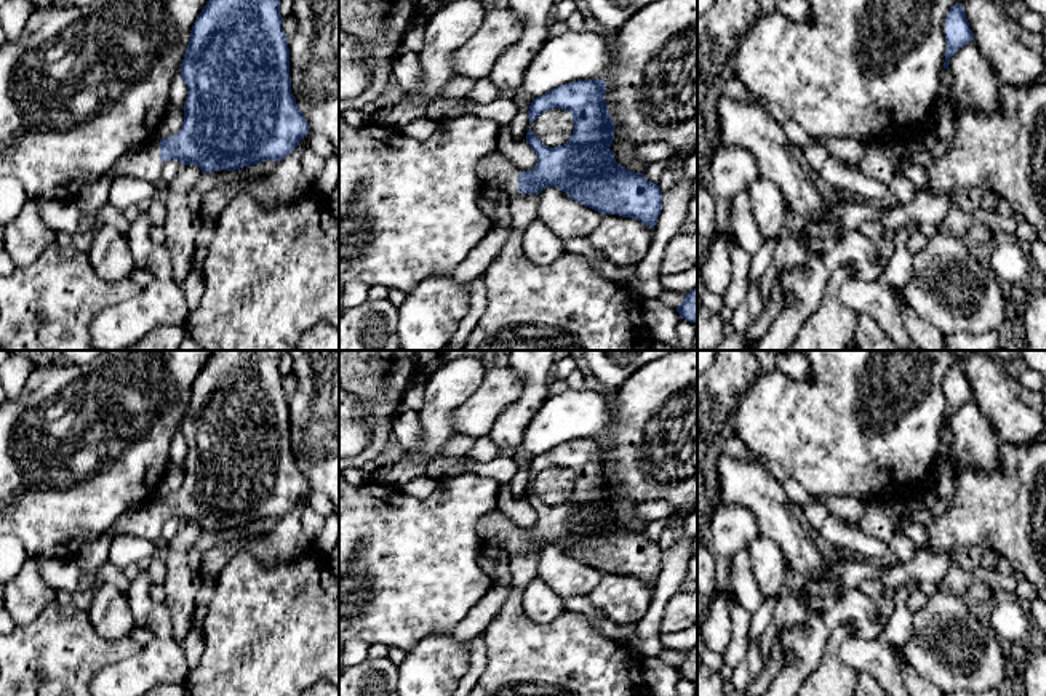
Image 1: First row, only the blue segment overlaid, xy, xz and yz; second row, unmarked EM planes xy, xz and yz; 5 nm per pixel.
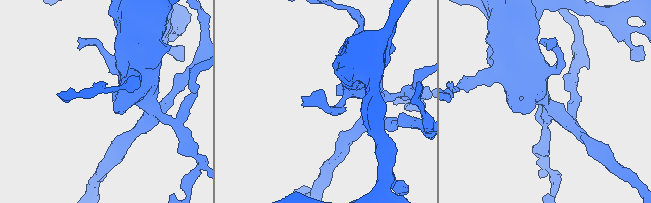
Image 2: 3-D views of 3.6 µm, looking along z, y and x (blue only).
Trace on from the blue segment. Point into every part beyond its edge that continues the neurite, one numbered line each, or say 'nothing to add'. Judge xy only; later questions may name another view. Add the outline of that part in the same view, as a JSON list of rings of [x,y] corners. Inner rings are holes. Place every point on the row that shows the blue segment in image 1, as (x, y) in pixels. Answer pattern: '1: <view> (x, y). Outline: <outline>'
1: xy (143, 162). Outline: [[[160,138],[134,147],[114,163],[114,178],[133,176],[155,184],[162,179],[162,171],[166,162],[160,160]]]

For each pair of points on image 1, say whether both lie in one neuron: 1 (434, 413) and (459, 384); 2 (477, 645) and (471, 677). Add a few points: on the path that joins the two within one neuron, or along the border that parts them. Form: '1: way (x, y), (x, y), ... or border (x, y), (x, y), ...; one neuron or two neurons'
1: way (437, 407), (453, 391); one neuron
2: way (477, 653), (475, 669); one neuron

